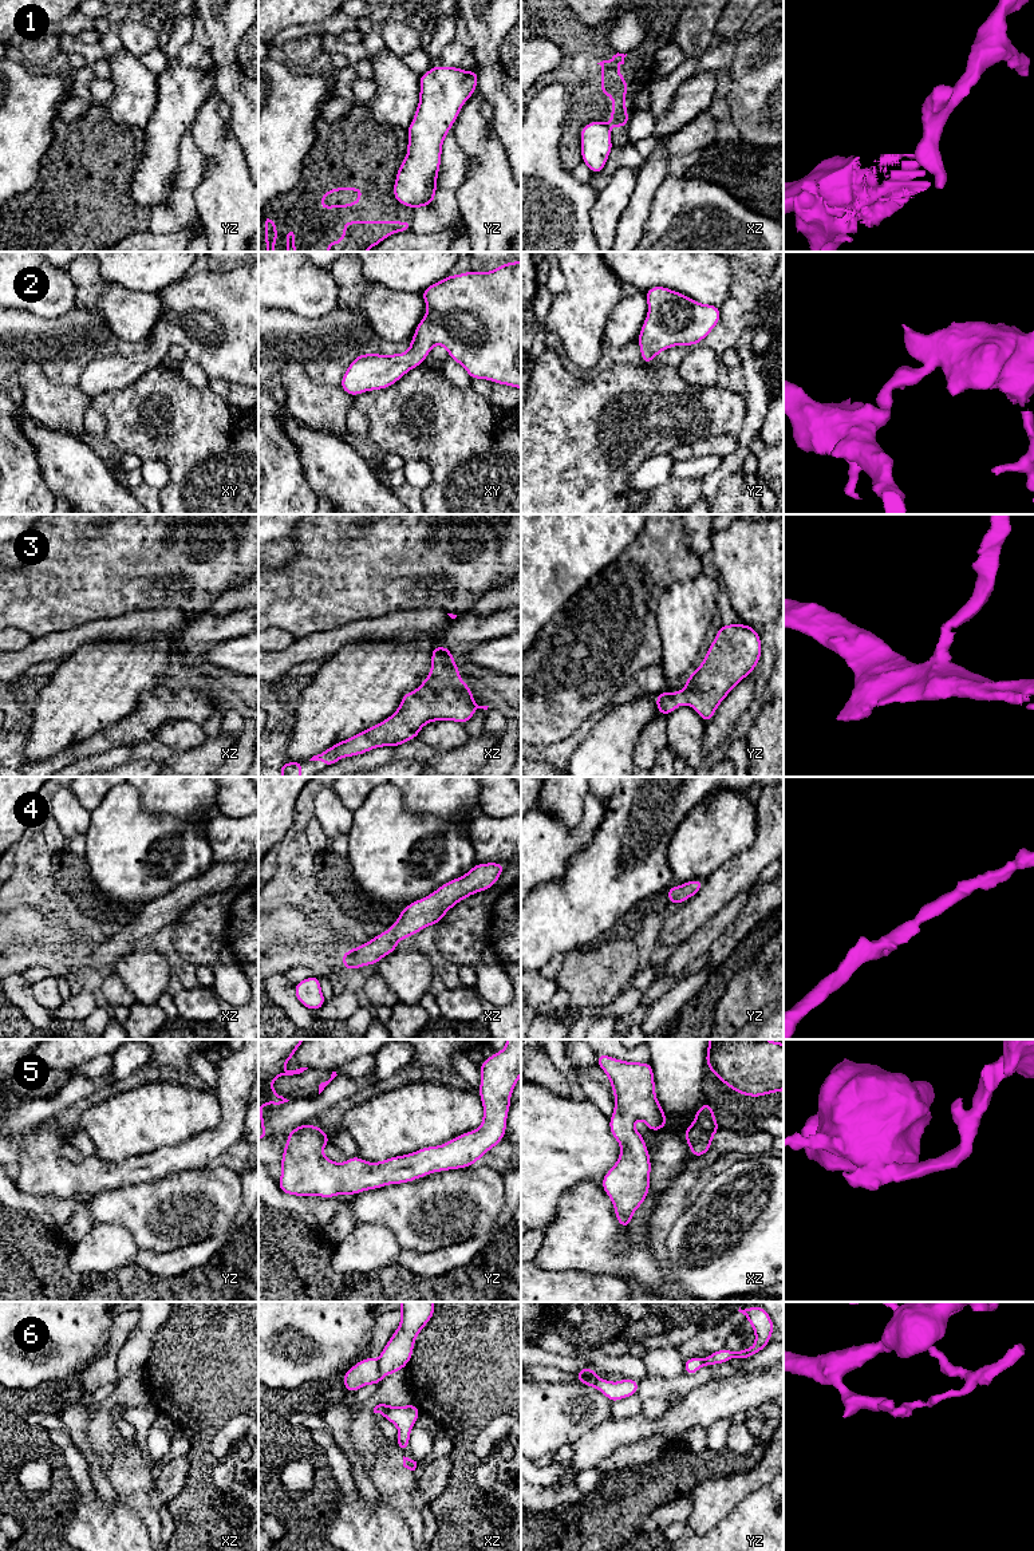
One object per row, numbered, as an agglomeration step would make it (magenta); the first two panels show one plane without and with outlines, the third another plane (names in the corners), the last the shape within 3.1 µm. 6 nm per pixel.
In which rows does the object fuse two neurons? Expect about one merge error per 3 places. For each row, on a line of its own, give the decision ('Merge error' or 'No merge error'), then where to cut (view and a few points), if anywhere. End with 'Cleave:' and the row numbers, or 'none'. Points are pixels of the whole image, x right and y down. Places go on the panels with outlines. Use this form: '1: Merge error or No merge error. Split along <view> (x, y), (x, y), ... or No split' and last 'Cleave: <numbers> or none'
1: Merge error. Split along xz (603, 123), (608, 129)
2: No merge error. No split
3: No merge error. No split
4: No merge error. No split
5: No merge error. No split
6: Merge error. Split along yz (595, 1376), (577, 1381)
Cleave: 1, 6

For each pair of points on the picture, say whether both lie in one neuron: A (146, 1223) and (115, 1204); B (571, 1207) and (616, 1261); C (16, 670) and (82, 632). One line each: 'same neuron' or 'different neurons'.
A: same neuron
B: same neuron
C: same neuron

